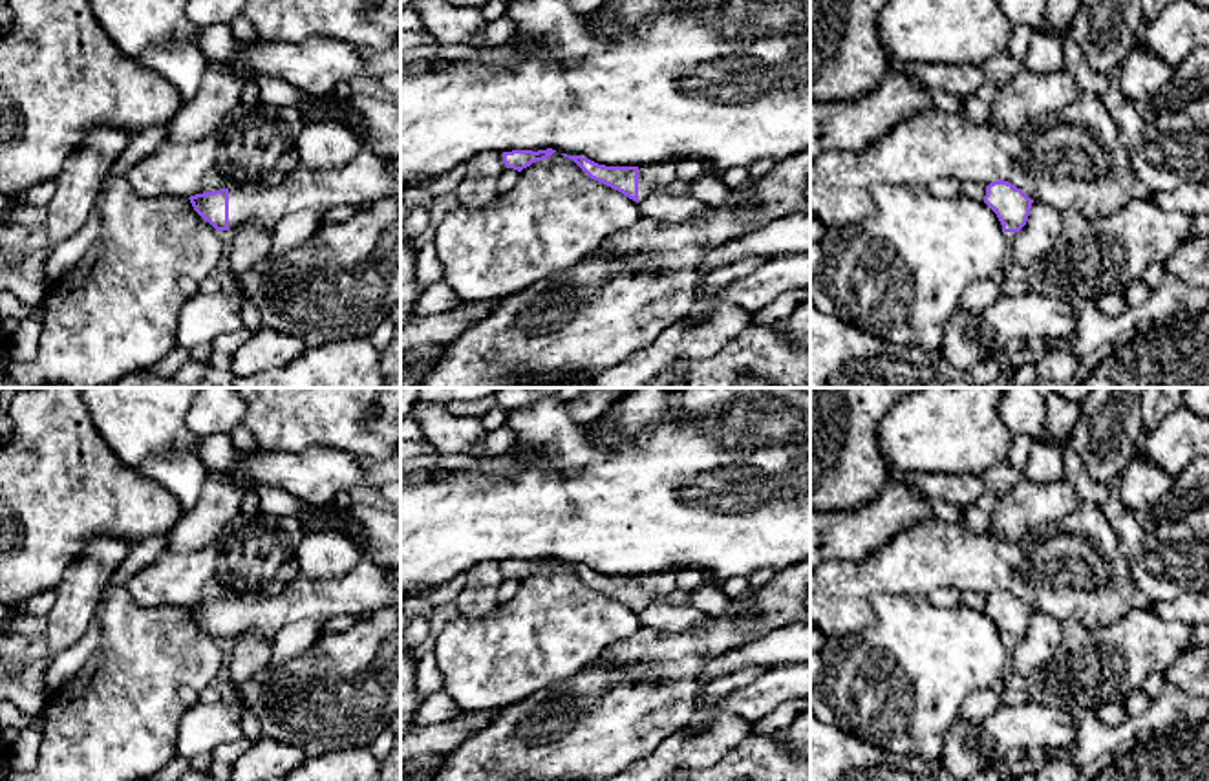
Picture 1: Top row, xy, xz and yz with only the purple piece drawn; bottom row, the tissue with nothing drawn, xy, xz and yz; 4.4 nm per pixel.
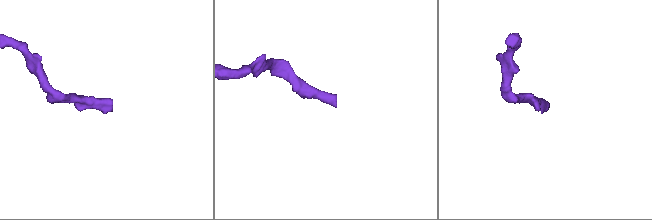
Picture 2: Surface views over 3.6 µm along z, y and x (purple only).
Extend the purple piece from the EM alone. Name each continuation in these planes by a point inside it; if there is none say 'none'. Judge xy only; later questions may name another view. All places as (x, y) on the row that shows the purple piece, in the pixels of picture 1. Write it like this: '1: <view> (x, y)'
1: xy (366, 178)

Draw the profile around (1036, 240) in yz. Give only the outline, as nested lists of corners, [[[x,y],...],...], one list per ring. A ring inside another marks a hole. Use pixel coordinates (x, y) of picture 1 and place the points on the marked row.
[[[1033,201],[1028,221],[1017,232],[1011,245],[1015,262],[1033,273],[1054,252],[1061,229],[1061,212],[1050,205]]]

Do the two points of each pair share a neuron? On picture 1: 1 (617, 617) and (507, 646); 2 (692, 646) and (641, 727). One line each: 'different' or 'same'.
1: same
2: same

